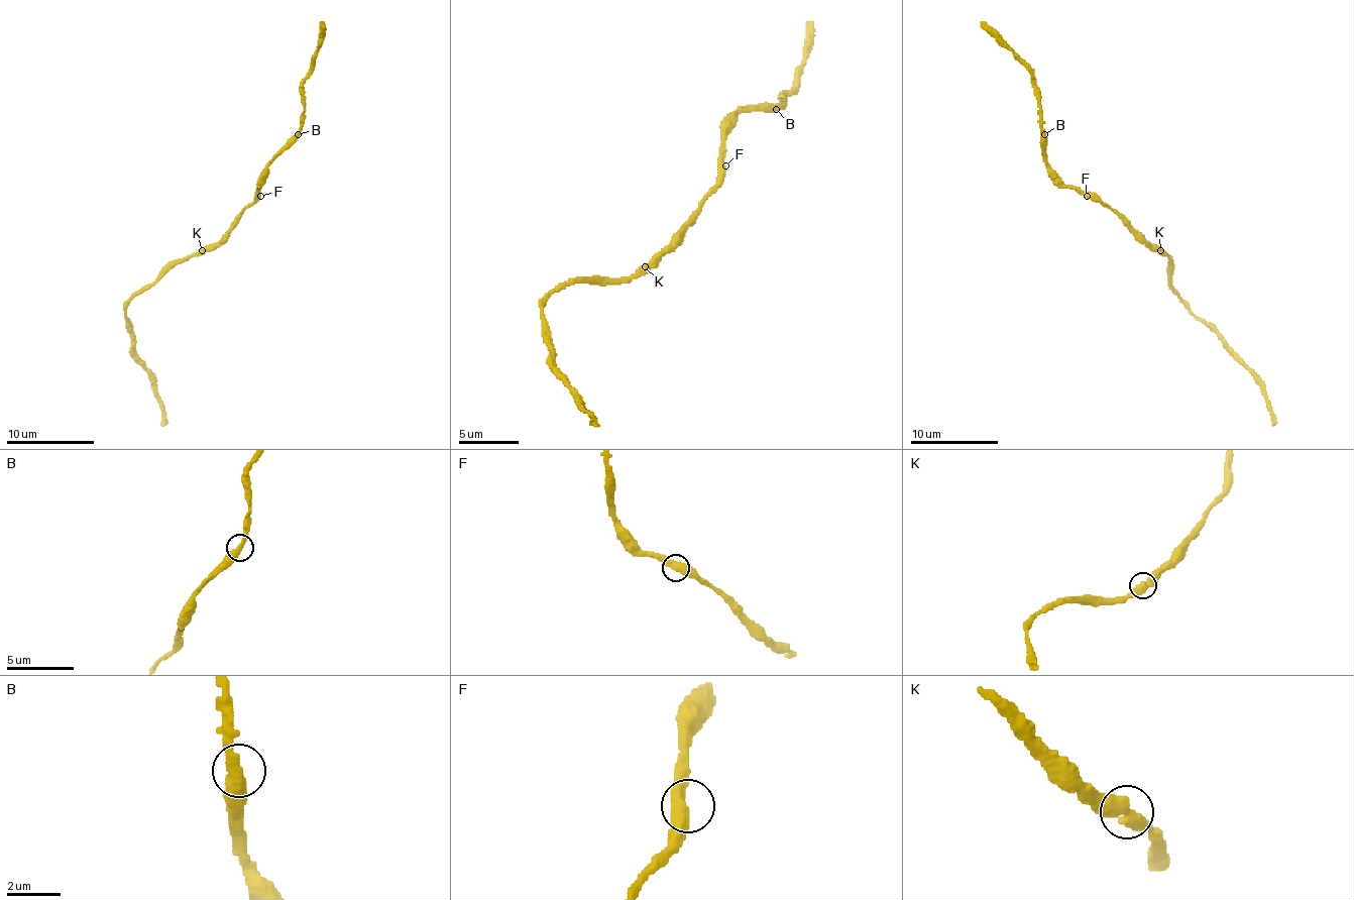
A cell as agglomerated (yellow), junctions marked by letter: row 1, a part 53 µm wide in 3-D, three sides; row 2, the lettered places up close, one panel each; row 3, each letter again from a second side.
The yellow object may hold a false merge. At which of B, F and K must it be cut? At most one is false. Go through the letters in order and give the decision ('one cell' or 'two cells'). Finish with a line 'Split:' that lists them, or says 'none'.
B: one cell
F: one cell
K: one cell
Split: none

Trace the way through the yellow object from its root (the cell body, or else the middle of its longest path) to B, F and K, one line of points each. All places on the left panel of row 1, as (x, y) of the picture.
B: (227, 231), (255, 198), (262, 172), (298, 134)
F: (227, 231), (260, 196)
K: (227, 231), (219, 241), (201, 250)

